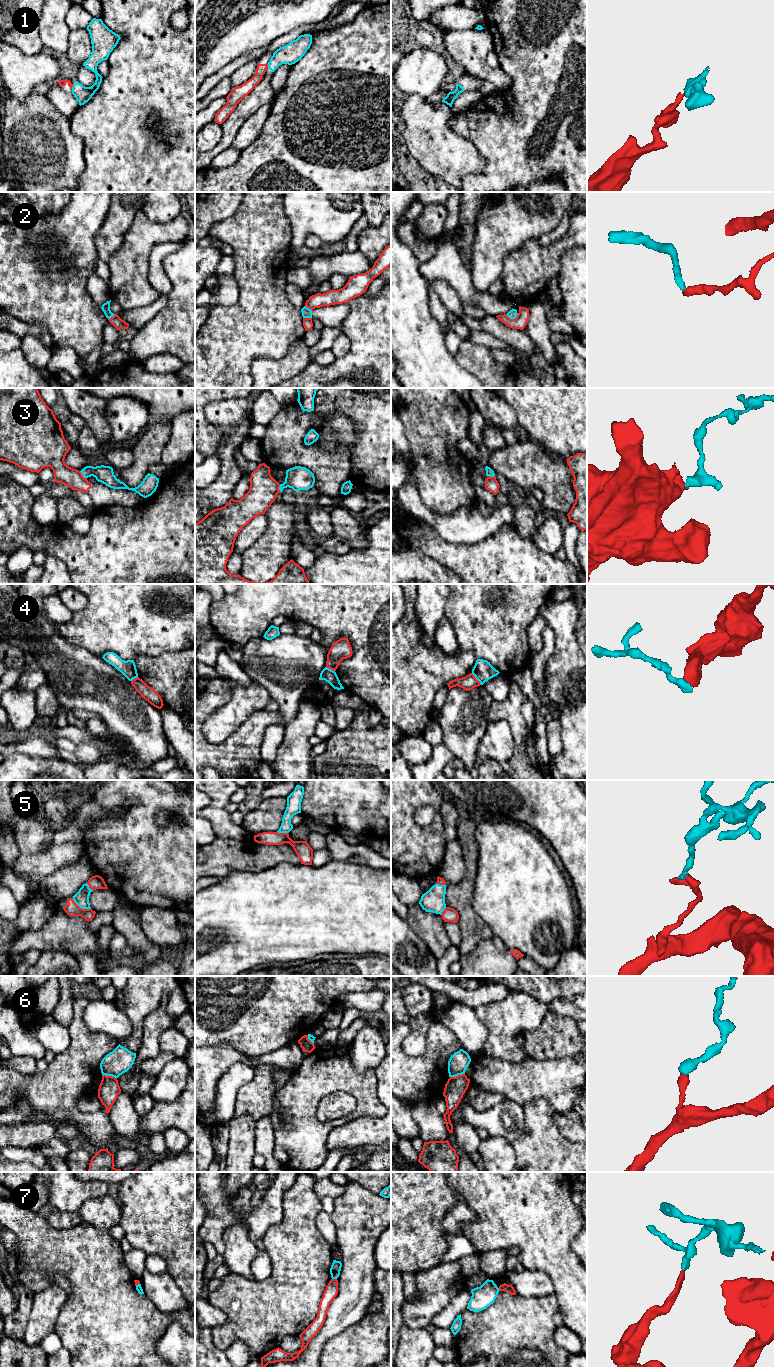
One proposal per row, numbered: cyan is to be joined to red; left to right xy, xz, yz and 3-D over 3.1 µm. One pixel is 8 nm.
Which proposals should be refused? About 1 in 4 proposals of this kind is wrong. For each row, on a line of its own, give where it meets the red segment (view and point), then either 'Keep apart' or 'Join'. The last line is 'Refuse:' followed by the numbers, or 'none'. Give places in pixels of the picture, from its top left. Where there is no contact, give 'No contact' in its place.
1: Touches red at xy (72, 86). Keep apart
2: Touches red at yz (512, 319). Keep apart
3: Touches red at xy (82, 475). Keep apart
4: Touches red at yz (476, 679). Keep apart
5: Touches red at xy (81, 908). Join
6: Touches red at xy (109, 1076). Keep apart
7: Touches red at xz (334, 1279). Keep apart
Refuse: 1, 2, 3, 4, 6, 7

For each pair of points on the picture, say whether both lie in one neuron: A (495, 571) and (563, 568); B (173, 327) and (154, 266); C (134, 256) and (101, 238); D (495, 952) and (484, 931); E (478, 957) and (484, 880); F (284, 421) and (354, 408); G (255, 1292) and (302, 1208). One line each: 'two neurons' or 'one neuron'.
A: one neuron
B: two neurons
C: two neurons
D: two neurons
E: two neurons
F: two neurons
G: one neuron

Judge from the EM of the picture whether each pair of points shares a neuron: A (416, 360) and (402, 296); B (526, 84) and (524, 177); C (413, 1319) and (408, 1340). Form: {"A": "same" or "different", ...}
{"A": "same", "B": "same", "C": "different"}

